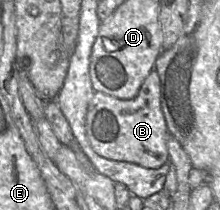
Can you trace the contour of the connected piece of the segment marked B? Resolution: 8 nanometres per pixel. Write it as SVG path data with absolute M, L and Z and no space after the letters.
M153 68L142 83L137 96L123 100L95 91L86 115L86 133L93 150L102 157L134 163L148 169L168 162L166 146L169 132L160 103L160 78Z

